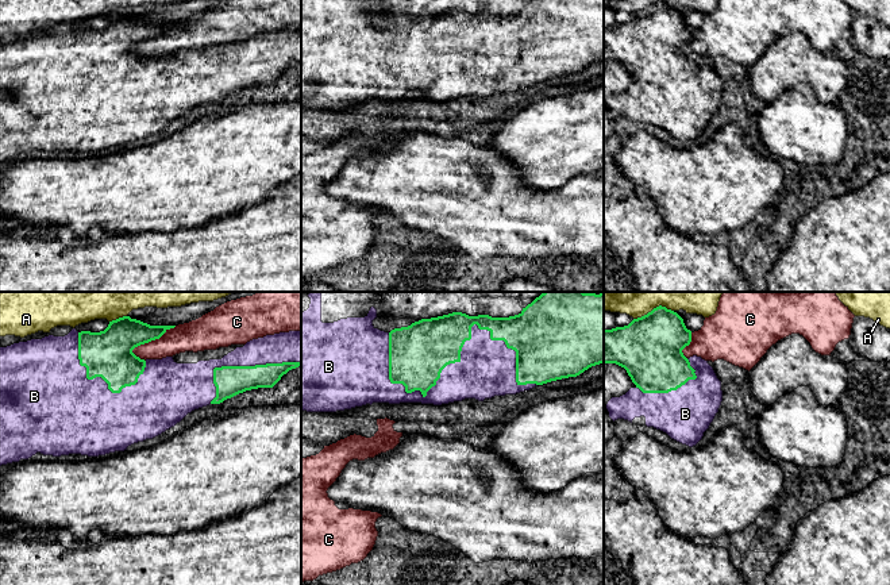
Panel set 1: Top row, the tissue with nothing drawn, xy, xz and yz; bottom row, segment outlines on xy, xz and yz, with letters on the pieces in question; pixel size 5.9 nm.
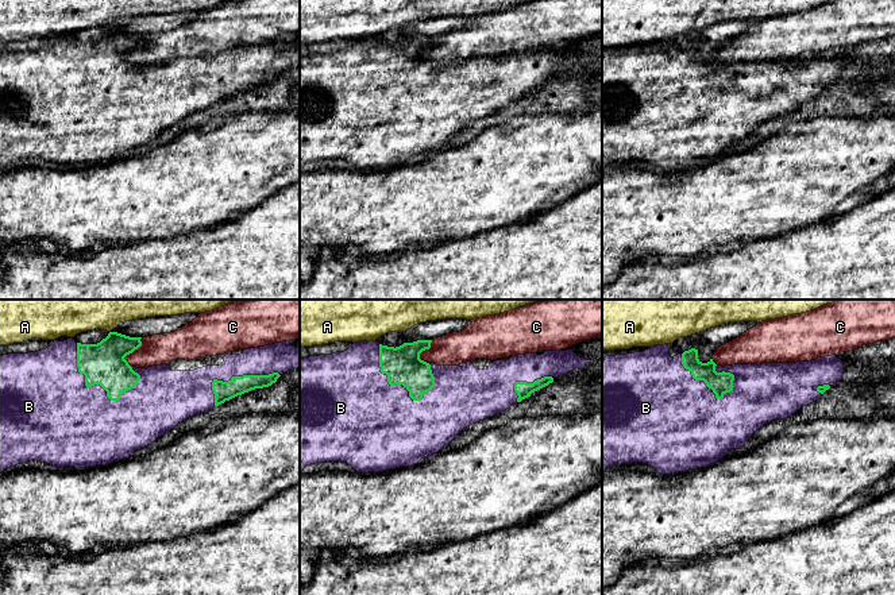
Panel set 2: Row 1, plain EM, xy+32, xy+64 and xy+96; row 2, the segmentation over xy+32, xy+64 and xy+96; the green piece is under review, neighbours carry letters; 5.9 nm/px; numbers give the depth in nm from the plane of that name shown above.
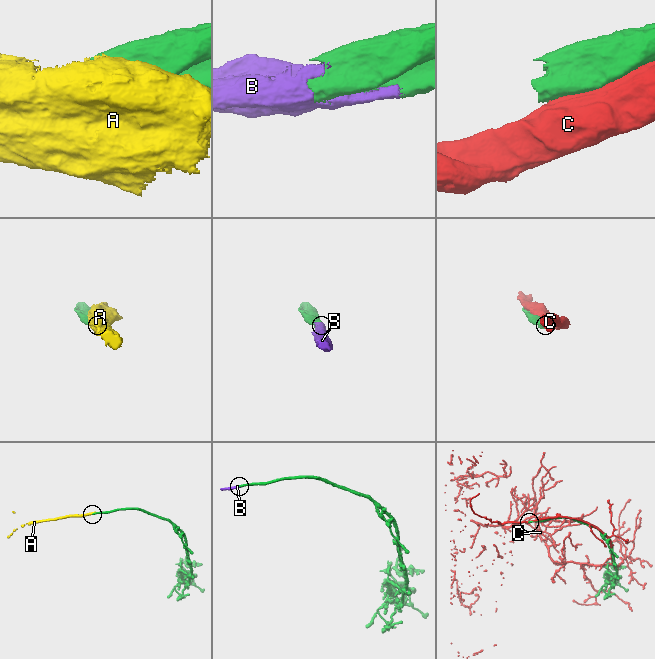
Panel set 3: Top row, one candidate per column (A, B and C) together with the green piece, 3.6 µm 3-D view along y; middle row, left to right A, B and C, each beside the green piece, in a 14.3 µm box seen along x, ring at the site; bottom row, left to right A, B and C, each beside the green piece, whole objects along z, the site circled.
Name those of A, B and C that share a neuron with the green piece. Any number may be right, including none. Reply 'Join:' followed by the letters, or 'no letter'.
Join: B

